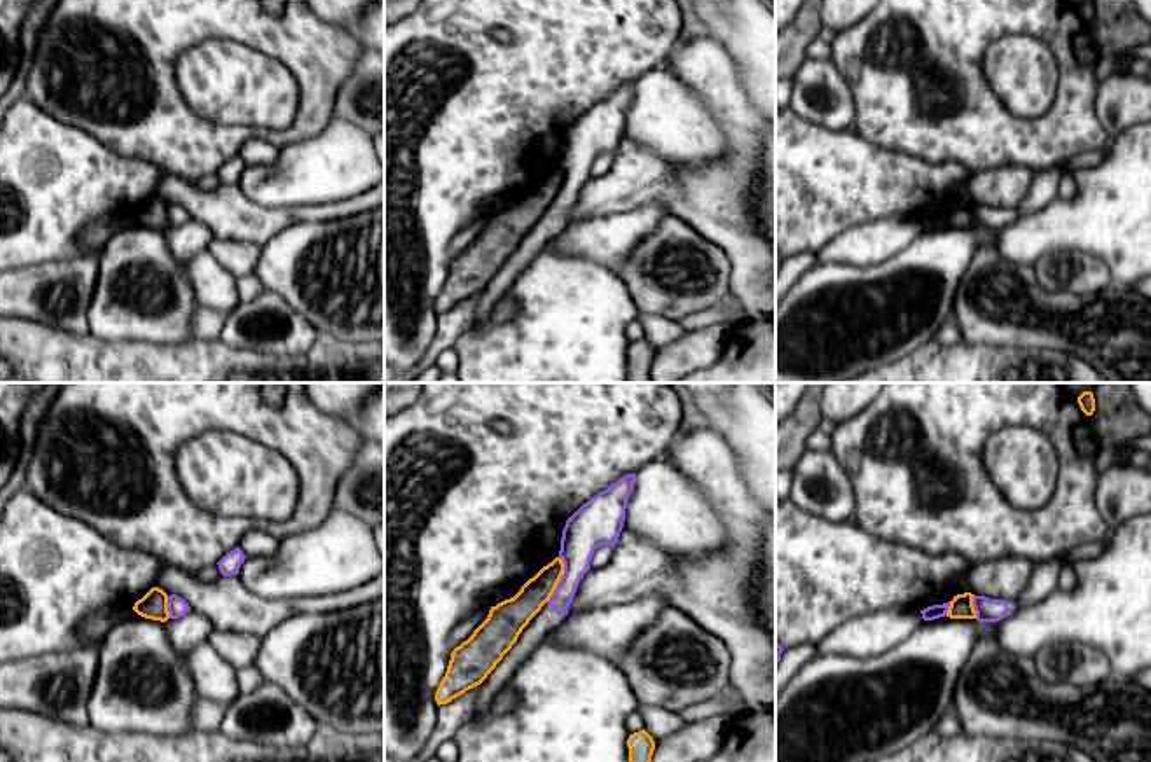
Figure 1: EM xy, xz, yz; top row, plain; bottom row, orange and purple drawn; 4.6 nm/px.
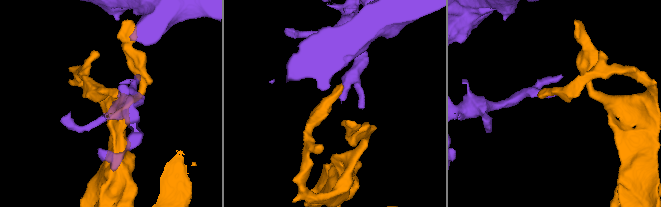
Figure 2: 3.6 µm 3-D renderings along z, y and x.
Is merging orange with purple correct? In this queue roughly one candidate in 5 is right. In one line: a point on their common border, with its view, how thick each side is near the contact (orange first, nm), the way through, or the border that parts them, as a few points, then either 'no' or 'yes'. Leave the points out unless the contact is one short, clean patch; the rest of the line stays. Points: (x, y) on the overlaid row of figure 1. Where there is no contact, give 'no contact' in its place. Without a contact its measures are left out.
meets orange in xz at (559, 579); 140 nm thick on the orange side, 190 nm on the other; border along xz (559, 556), (563, 575), (545, 602); no

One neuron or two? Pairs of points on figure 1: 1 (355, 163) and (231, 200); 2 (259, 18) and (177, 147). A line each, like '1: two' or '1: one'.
1: two
2: one

